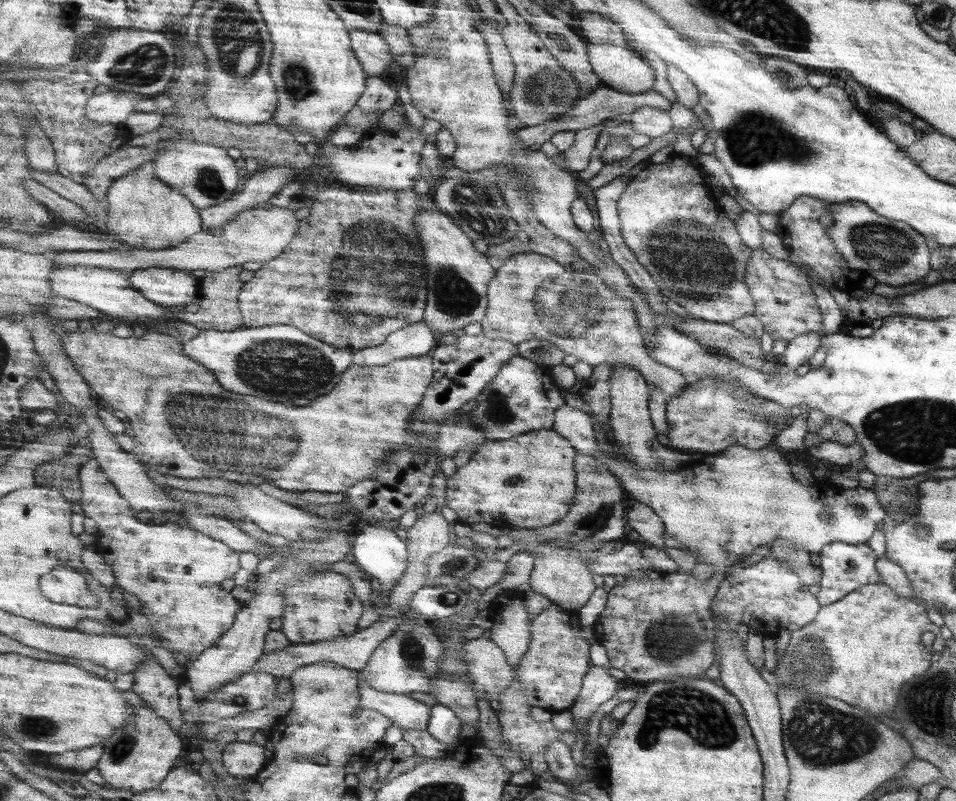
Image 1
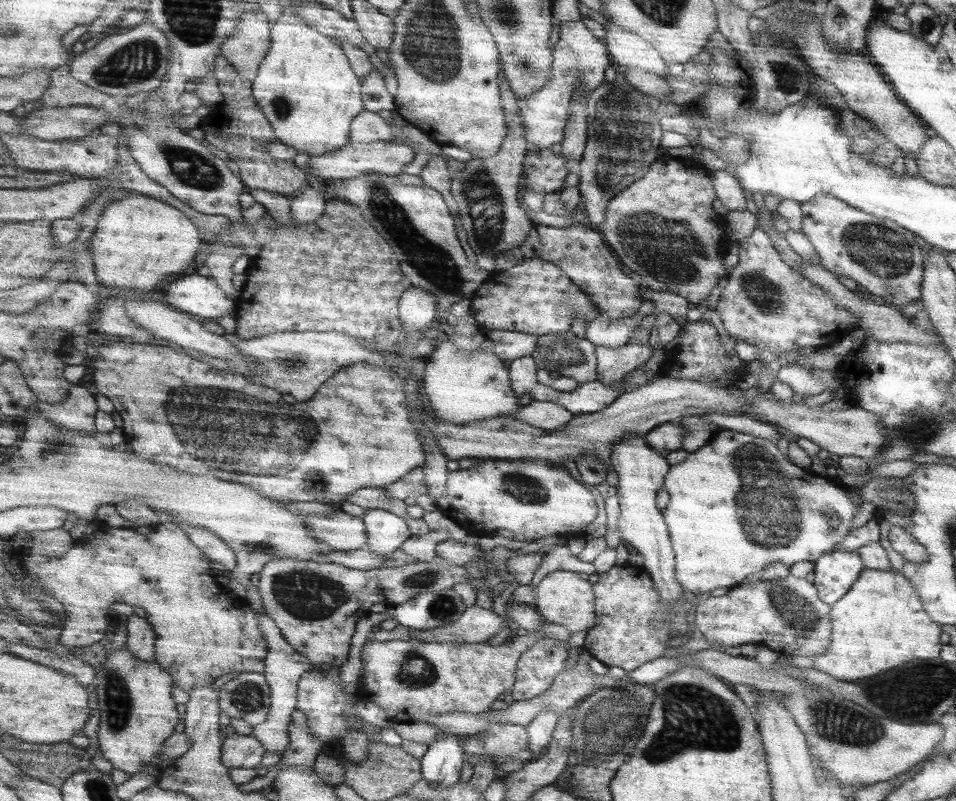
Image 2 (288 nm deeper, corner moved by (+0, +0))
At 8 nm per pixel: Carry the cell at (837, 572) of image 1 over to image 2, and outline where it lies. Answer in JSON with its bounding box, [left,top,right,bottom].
[813,550,865,606]

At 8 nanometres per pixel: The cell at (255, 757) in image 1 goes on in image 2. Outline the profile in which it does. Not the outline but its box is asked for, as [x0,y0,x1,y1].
[223,734,267,768]

